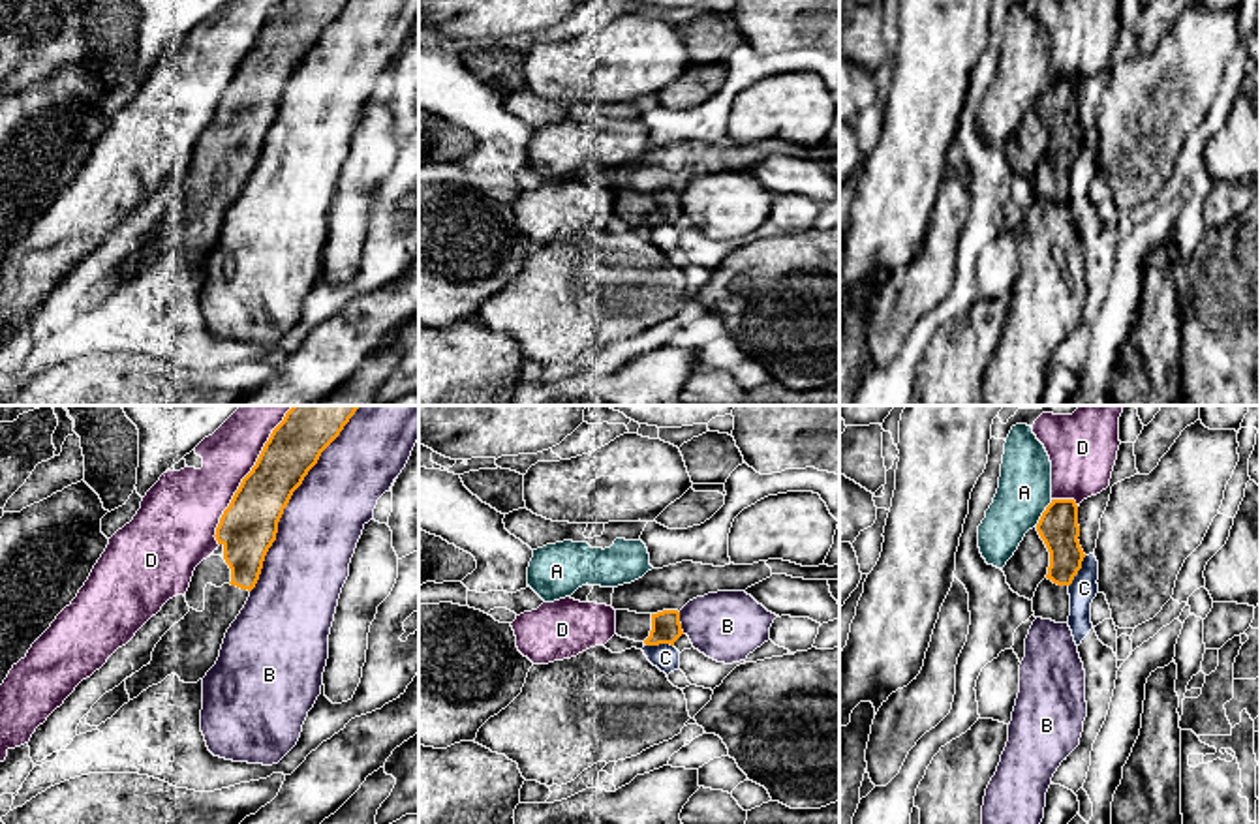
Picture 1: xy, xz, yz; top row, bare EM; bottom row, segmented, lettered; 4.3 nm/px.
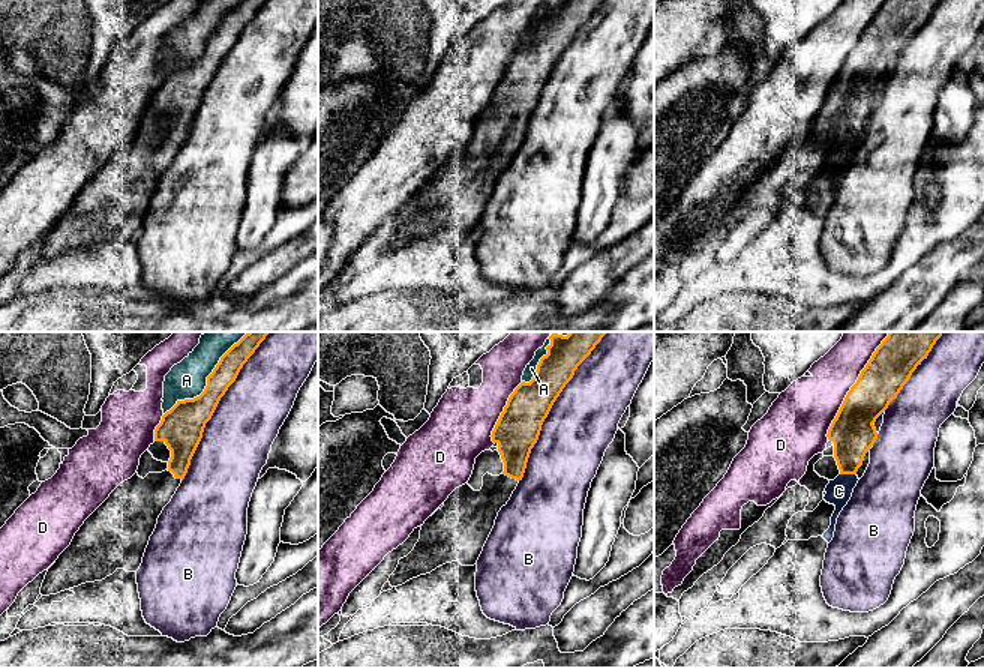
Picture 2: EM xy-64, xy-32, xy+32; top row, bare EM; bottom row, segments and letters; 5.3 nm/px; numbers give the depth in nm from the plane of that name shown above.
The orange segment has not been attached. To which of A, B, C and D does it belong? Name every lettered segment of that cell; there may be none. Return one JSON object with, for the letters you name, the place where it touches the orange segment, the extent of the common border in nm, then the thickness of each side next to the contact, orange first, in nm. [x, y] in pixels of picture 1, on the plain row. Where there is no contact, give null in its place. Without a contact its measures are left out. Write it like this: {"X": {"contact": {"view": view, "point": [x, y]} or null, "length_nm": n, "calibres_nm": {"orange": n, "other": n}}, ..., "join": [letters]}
{"join": []}

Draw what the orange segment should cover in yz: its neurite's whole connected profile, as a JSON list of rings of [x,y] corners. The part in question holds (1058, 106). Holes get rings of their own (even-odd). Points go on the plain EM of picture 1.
[[[1052,79],[1037,103],[1037,111],[1050,131],[1050,146],[1033,176],[1035,197],[1068,203],[1068,165],[1085,137],[1078,120],[1080,105],[1076,81]]]

